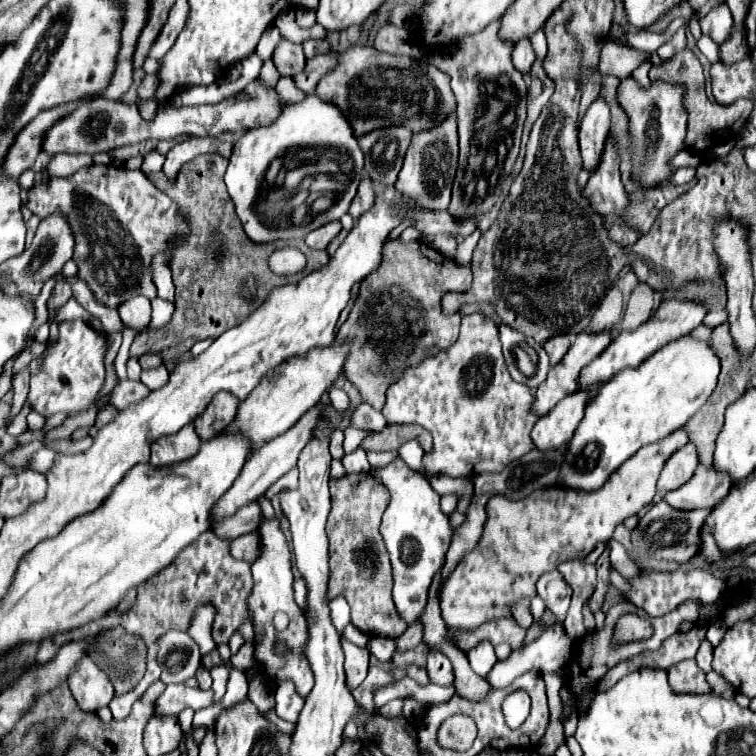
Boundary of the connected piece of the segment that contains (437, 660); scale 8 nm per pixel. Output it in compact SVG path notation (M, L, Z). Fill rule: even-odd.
M437 650L429 651L426 671L430 681L434 684L441 684L441 686L455 684L455 672L453 672L451 660L445 654L439 654Z

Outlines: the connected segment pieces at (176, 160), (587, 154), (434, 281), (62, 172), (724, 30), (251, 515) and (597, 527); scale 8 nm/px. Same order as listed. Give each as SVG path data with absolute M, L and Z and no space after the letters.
M193 136L193 138L187 138L185 142L179 142L175 144L169 152L167 152L167 160L163 164L163 172L165 176L169 178L169 174L175 178L179 168L193 160L195 156L203 154L203 152L219 152L221 156L229 158L231 156L231 148L233 144L231 142L225 142L223 138L199 138L199 136Z
M595 100L579 124L579 146L583 170L595 172L609 136L609 108L603 100Z
M391 240L383 246L383 258L375 272L371 272L367 278L359 284L359 294L355 298L355 306L351 308L351 314L347 322L339 328L335 336L335 344L347 344L349 354L343 366L345 378L359 390L361 398L367 400L371 406L383 406L385 402L385 390L401 378L407 366L415 366L421 360L441 352L443 348L451 346L457 340L459 334L459 314L443 316L441 312L441 296L445 290L461 290L461 286L471 286L471 268L459 266L455 260L443 256L427 242L397 242Z
M61 152L61 154L53 156L53 160L49 162L49 170L51 170L51 176L67 176L87 164L93 164L91 154L65 154L65 152Z
M719 4L701 20L703 34L713 38L717 44L721 44L727 38L727 34L731 32L731 26L733 26L733 18L727 4Z
M251 502L247 506L243 506L237 514L225 518L223 522L217 522L213 526L213 532L217 536L231 536L231 540L235 536L253 532L259 526L259 520L263 520L263 510L259 506L259 502Z
M679 428L671 432L667 440L643 446L613 472L599 492L587 496L559 486L535 490L521 500L509 500L503 494L491 496L485 506L487 520L479 544L461 558L439 590L447 638L455 642L455 632L471 632L485 622L513 618L509 604L521 598L533 600L541 574L557 570L557 566L567 560L585 560L599 542L611 540L619 522L651 504L663 460L683 444L687 444L687 434Z

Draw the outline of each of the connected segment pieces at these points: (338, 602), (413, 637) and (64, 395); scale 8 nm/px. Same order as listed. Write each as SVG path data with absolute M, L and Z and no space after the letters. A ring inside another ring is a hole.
M335 596L331 600L331 618L333 618L335 628L339 628L339 632L347 626L347 622L349 622L349 604L343 596Z
M417 620L415 626L409 626L399 638L395 638L397 652L411 650L411 648L415 648L421 640L423 640L423 626L421 626L421 620Z
M67 320L59 326L59 340L49 350L43 370L31 378L31 390L27 402L31 410L49 418L53 414L65 412L69 418L93 406L99 396L99 390L105 384L105 354L107 354L107 336L99 330L93 330L91 324L83 320Z

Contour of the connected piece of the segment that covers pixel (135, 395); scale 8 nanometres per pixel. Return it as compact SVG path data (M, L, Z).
M121 380L121 382L115 386L109 404L113 404L113 406L119 408L119 410L123 410L123 408L127 408L127 404L135 404L135 402L143 400L149 392L151 392L151 390L145 388L143 382Z

